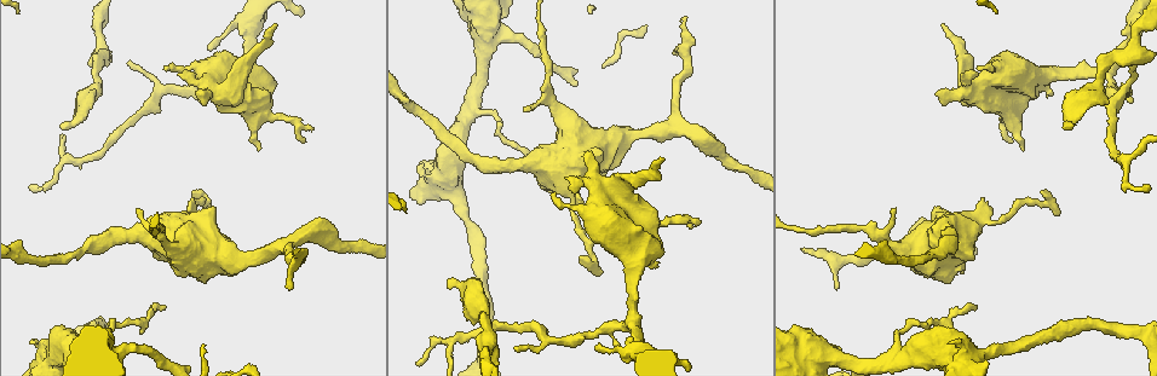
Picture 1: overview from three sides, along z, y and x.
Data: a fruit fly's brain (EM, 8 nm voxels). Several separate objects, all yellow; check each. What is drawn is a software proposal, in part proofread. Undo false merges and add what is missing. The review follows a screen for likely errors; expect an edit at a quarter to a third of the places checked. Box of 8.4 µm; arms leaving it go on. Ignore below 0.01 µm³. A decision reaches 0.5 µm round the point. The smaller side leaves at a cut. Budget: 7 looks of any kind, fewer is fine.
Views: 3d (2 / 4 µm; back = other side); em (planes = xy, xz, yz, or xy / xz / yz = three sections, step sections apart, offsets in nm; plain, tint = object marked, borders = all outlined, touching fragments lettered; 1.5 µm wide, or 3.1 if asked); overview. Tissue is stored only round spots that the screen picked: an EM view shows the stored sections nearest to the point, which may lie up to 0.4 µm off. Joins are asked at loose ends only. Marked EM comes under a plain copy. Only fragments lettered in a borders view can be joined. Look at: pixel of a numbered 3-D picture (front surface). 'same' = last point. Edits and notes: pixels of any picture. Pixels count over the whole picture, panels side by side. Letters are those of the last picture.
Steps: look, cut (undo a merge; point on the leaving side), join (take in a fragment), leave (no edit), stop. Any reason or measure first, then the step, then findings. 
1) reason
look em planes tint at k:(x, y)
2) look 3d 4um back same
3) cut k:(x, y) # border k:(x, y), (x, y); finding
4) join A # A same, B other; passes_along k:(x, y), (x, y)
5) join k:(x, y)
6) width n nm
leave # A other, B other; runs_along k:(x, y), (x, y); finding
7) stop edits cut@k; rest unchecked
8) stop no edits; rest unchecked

free end
look em xy step 4 borders at 1:(943, 90)

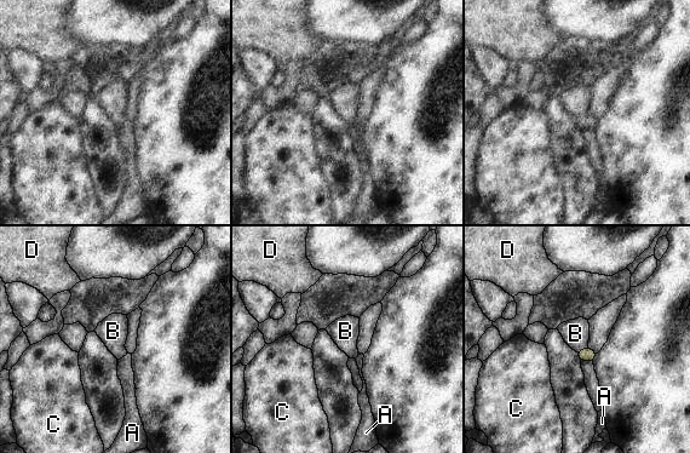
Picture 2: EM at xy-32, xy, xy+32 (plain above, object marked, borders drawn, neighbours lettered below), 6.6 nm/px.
cut it another way
look em planes borders same

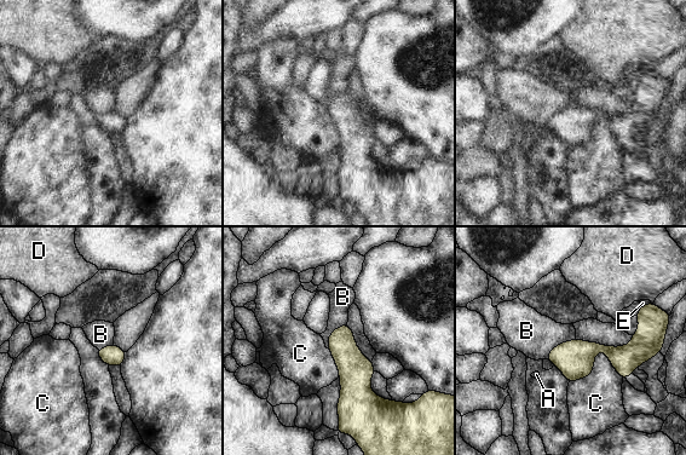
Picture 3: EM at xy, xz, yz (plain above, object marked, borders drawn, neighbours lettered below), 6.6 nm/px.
leave # A other, B other, C other, D other, E other; runs_along 3:(344, 328), (350, 360), (345, 415); none of them fits

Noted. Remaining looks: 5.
look 3d 4um back at 1:(1023, 150)

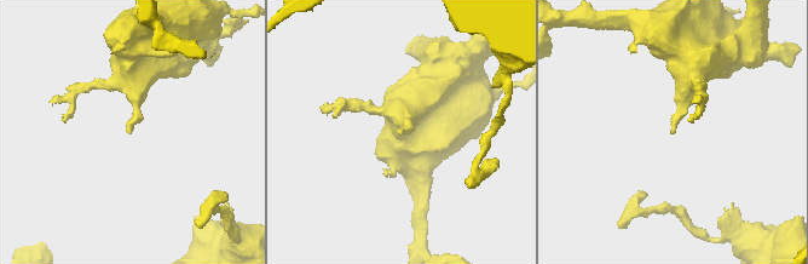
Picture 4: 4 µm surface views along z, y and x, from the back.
look em xy step 8 borders at 4:(400, 132)

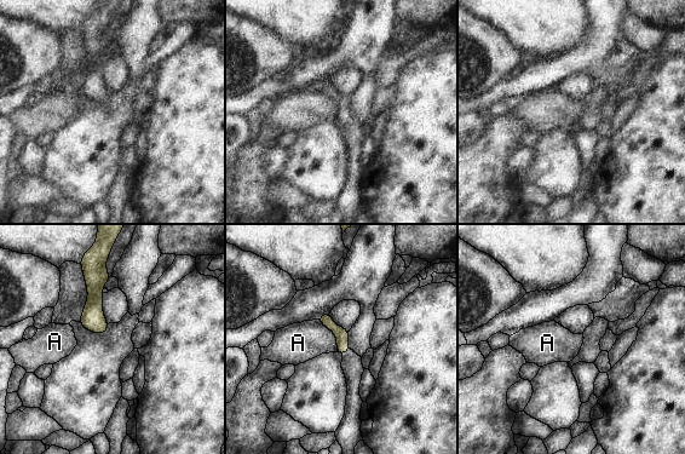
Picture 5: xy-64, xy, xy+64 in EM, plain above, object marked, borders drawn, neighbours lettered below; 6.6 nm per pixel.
leave # A other; border 5:(316, 320), (334, 334), (337, 351); none of them fits

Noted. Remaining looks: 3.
tapers out
look em yz step 4 tint at 1:(618, 344)

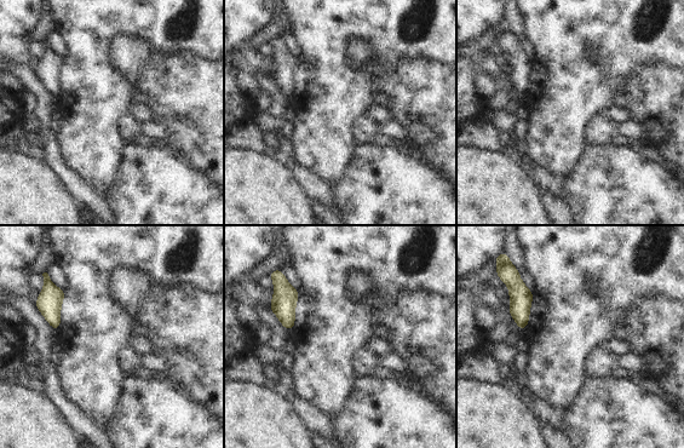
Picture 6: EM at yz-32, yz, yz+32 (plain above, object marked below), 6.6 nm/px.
another direction
look em planes tint same

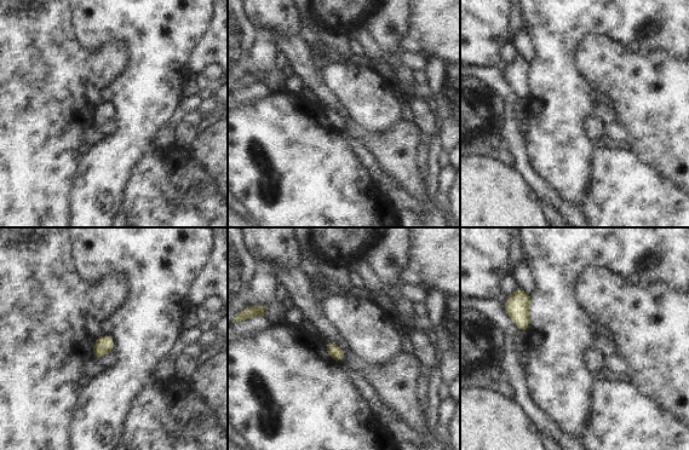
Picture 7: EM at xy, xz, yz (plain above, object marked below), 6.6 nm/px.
what lies round it
look em planes borders same

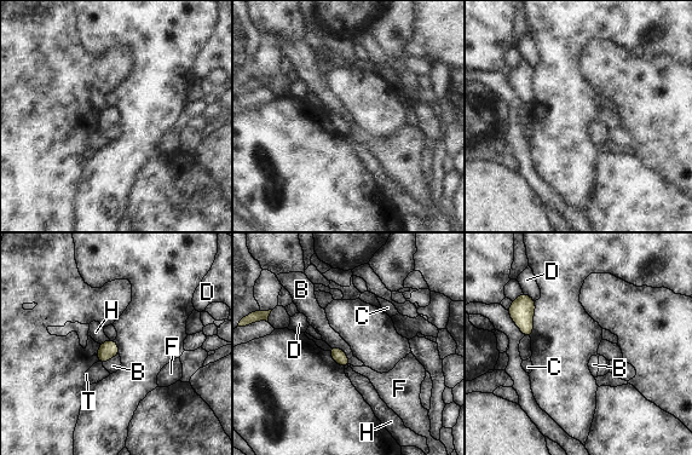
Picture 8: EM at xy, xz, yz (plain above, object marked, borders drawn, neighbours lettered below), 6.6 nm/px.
longest_contact B 190 nm
leave # B other, C other, D other, F other, H other, T other; border 8:(329, 345), (340, 347), (350, 363); no lettered fragment goes on from it

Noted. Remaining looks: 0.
stop no edits; rest unchecked

